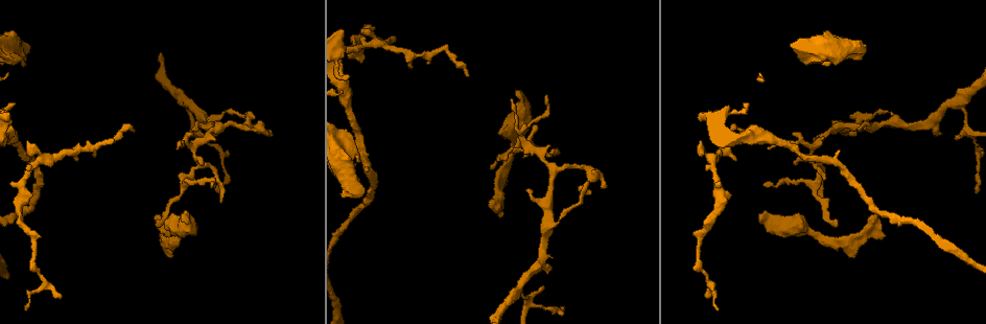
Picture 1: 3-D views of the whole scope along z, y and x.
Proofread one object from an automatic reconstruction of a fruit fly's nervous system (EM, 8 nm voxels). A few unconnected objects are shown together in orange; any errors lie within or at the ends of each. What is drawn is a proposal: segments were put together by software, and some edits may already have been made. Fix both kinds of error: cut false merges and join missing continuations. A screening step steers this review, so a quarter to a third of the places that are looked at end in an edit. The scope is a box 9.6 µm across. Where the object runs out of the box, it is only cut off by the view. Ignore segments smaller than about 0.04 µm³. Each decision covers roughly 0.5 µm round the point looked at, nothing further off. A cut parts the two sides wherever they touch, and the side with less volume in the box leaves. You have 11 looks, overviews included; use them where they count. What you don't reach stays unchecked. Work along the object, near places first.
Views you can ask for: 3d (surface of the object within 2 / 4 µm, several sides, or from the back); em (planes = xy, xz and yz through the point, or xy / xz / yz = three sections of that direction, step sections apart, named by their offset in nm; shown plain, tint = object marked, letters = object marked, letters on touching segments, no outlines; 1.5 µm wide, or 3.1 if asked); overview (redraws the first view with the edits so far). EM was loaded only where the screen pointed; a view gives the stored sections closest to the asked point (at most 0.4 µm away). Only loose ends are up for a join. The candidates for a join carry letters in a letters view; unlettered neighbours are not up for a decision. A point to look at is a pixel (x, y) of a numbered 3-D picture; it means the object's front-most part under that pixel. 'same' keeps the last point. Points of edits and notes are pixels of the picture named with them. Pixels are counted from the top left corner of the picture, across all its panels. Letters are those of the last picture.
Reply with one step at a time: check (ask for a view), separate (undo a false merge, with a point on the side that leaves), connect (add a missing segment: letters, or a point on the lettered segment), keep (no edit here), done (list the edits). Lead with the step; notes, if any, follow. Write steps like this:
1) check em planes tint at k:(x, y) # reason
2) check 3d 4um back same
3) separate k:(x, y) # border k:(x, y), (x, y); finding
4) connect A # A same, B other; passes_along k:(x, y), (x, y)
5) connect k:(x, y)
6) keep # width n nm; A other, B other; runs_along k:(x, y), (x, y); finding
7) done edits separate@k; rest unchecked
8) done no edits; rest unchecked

check em xy step 4 letters at 1:(358, 187) # an open end

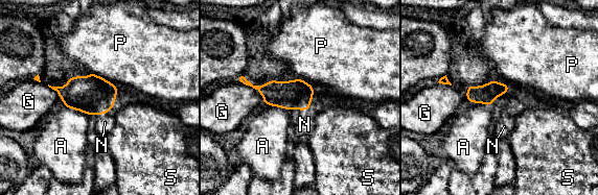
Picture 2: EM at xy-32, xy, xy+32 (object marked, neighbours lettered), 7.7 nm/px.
connect N # A other, G other, N same, P other, S other; the neuron continues

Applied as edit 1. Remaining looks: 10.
check overview

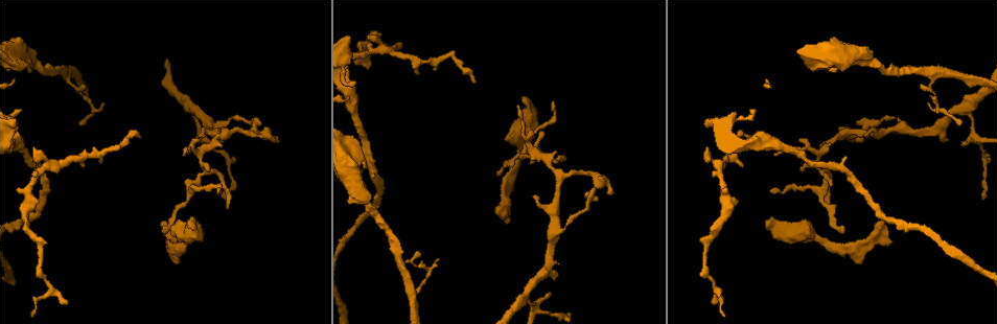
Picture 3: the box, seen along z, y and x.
check em planes letters at 3:(522, 98) # branch stops here

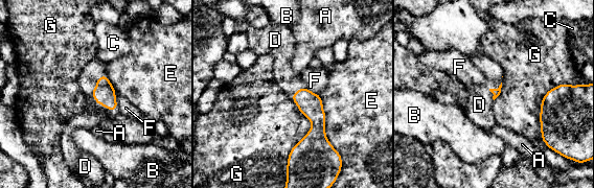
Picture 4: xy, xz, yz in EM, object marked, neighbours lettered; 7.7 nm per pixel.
connect D # A other, B other, C other, D same, E other, F other, G other; passes_along 4:(104, 94), (93, 98), (94, 69); it goes on there

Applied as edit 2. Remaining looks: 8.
check overview

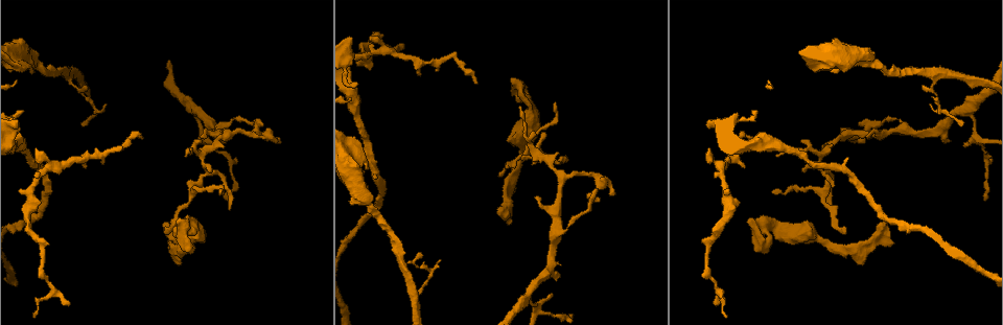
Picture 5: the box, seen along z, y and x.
check em xz step 8 tint at 5:(892, 244) # an open end

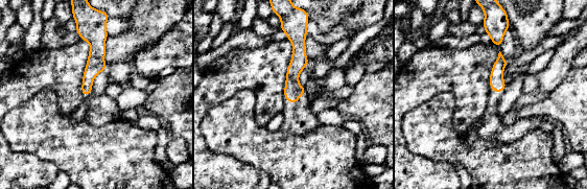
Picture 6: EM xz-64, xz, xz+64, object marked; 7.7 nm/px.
check em planes letters same

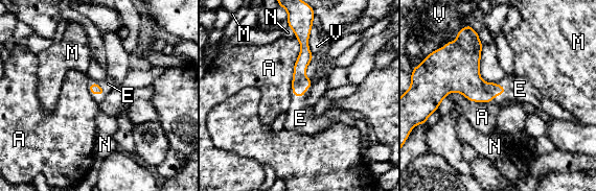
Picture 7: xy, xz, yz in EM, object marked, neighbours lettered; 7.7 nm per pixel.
connect E # longest_contact A 420 nm; A other, E same, M other, N other, V other; it goes on there

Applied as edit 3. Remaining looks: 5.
check overview # see it whole again

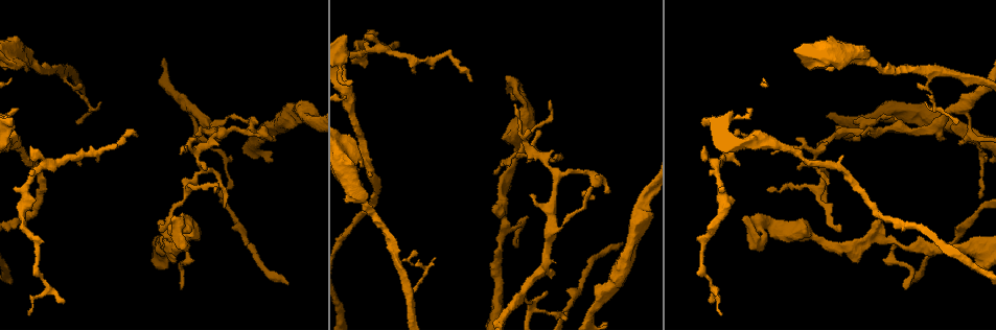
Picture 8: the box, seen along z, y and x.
check 3d 2um at 8:(136, 137) # branch stops here

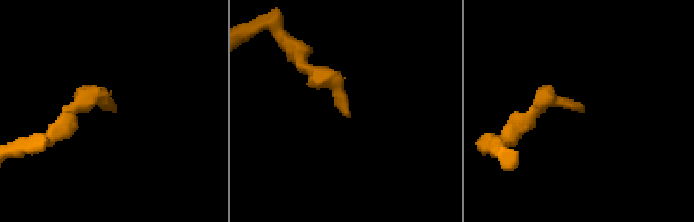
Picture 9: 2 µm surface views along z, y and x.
check em xz step 4 letters at 9:(348, 114)

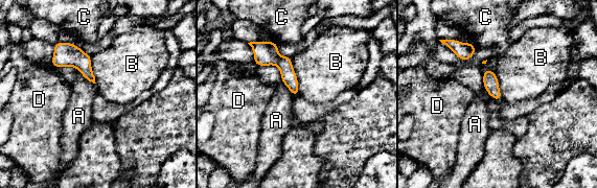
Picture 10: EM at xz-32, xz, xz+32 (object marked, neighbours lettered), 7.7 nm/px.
check em planes letters same # another direction

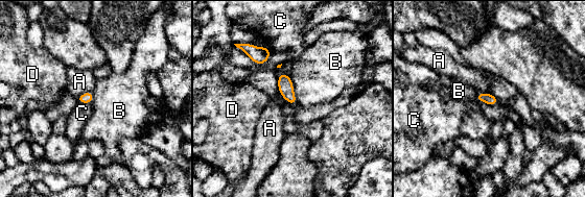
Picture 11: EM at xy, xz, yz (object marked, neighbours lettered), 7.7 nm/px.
keep # width 80 nm; A other, B other, C other, D other; border 11:(474, 95), (486, 103); none of them fits

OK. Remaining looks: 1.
done edits connect@2, connect@4, connect@7; rest unchecked

